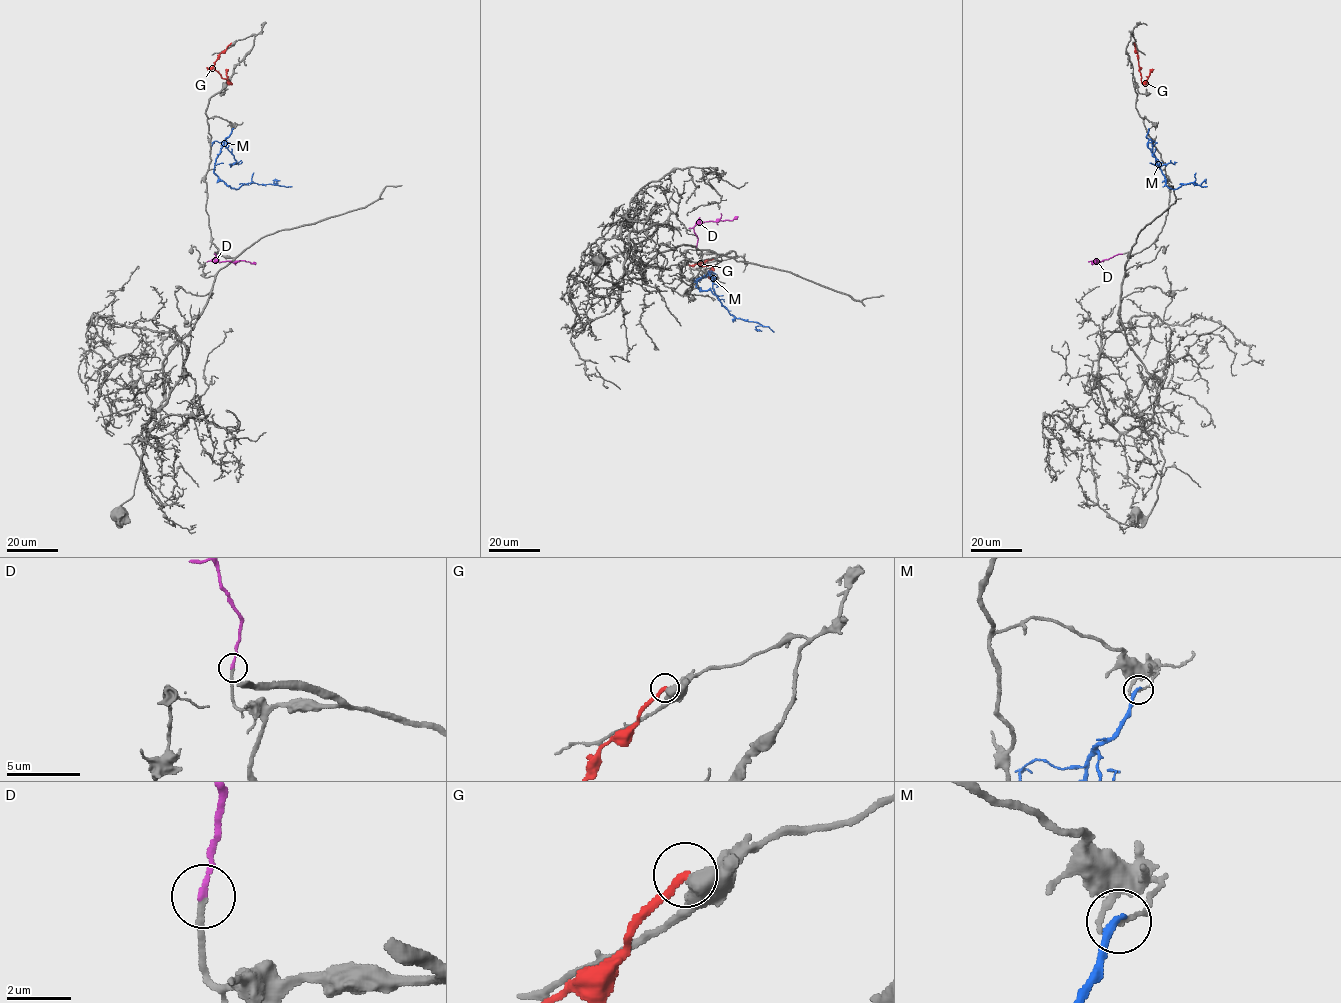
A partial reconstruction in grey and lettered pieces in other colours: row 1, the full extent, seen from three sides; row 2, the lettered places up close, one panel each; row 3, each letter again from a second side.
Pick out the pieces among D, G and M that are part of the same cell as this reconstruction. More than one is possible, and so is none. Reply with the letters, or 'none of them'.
D

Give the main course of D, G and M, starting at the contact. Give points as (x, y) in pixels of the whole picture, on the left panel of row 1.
D: (214, 253), (211, 260), (214, 261), (256, 262)
G: (231, 43), (220, 54), (213, 68), (229, 82), (227, 69)
M: (233, 129), (216, 159), (214, 172), (219, 179), (231, 188), (251, 182), (292, 186)

